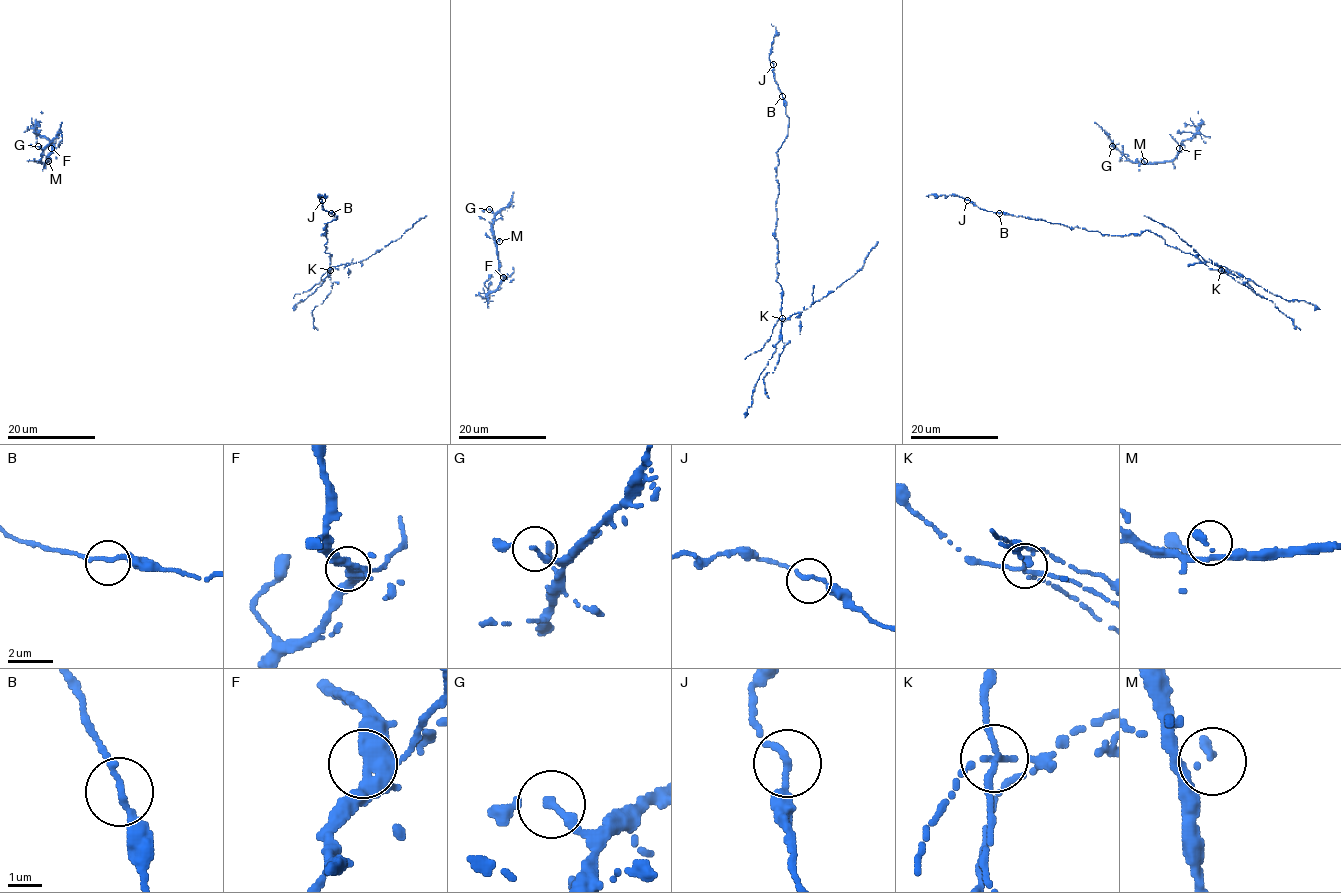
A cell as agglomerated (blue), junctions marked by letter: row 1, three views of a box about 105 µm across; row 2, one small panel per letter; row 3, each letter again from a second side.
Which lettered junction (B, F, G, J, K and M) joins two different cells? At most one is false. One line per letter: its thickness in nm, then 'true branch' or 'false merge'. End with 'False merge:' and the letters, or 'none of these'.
B: calibre 190 nm; true branch
F: calibre 400 nm; true branch
G: calibre 180 nm; true branch
J: calibre 190 nm; true branch
K: calibre 170 nm; false merge
M: calibre 200 nm; true branch
False merge: K

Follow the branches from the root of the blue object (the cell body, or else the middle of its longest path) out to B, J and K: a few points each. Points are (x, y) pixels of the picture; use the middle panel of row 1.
B: (772, 235), (779, 193), (777, 151), (789, 125), (782, 96)
J: (772, 235), (779, 193), (777, 151), (789, 125), (773, 64)
K: (772, 235), (778, 241), (779, 262), (776, 267), (777, 281), (782, 289), (782, 318)

